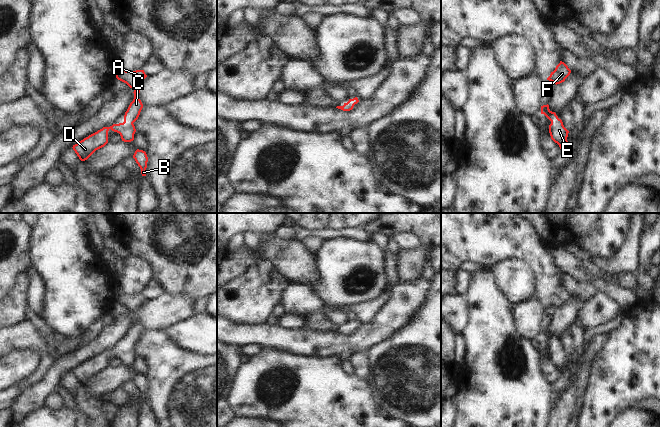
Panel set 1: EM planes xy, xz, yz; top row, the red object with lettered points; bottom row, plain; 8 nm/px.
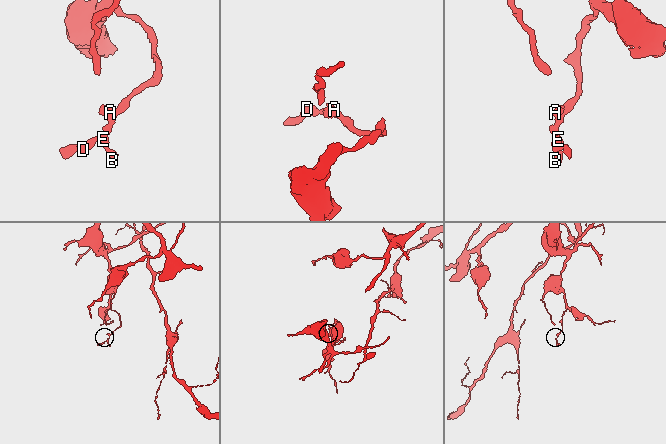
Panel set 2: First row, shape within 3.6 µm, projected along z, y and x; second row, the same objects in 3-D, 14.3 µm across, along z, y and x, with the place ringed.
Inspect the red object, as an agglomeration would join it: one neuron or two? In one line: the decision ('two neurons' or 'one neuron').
one neuron

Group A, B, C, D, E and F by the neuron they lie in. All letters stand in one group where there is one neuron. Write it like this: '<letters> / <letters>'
A B C D E F

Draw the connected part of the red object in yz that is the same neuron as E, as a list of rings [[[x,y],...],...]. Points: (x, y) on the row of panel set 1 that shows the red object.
[[[548,104],[541,106],[541,114],[544,114],[551,121],[549,125],[551,139],[559,145],[560,149],[566,147],[569,131],[564,127],[562,120],[549,109]]]

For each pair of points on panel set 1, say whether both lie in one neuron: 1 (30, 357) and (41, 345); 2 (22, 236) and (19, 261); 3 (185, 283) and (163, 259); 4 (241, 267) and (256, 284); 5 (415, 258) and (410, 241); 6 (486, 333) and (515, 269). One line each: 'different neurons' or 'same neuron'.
1: different neurons
2: same neuron
3: same neuron
4: different neurons
5: different neurons
6: different neurons

